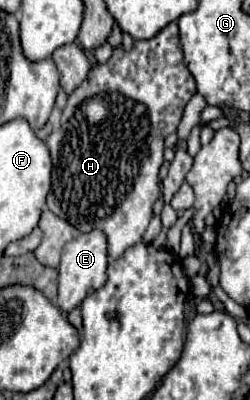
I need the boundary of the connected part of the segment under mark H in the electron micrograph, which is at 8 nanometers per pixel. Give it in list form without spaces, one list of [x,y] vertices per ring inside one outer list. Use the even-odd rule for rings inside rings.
[[[175,21],[161,29],[155,37],[135,41],[131,51],[125,51],[123,45],[115,47],[111,59],[93,67],[87,79],[69,95],[59,129],[47,137],[47,147],[53,159],[53,185],[47,197],[47,207],[79,231],[101,229],[107,235],[111,259],[117,259],[127,247],[139,243],[151,221],[153,203],[161,195],[159,169],[163,165],[165,135],[177,131],[183,109],[195,93],[195,79],[183,63],[179,27]],[[95,95],[101,95],[109,103],[109,115],[101,125],[89,125],[81,113],[81,103]]]

